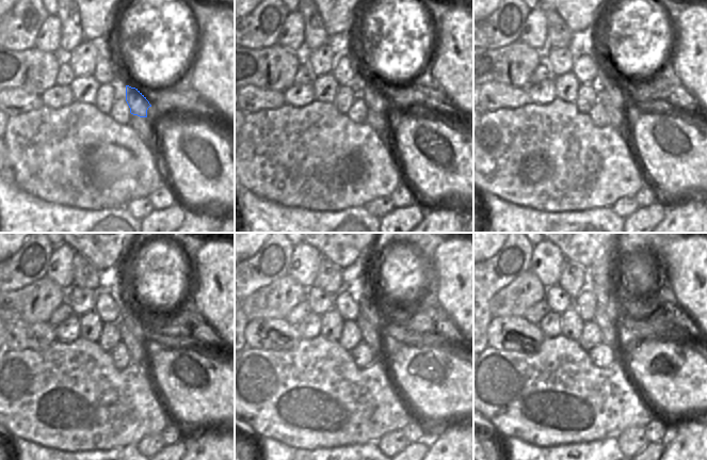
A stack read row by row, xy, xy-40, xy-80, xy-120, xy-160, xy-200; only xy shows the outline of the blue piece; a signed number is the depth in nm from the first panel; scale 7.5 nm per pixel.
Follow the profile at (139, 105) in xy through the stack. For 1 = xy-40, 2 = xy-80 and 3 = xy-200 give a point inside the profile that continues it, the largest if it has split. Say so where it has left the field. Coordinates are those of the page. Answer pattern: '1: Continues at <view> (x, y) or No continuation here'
1: Continues at xy-40 (373, 97)
2: Continues at xy-80 (603, 81)
3: Continues at xy-200 (598, 280)

